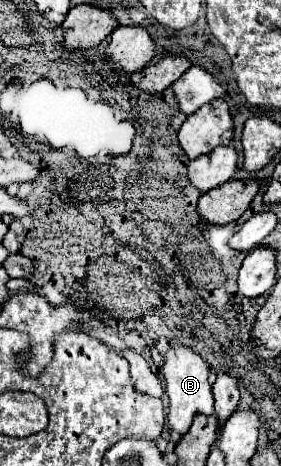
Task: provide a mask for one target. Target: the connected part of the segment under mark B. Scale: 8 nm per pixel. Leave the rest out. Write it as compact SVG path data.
M174 347L166 353L166 361L162 365L162 373L166 379L166 393L170 397L170 411L168 411L168 427L184 435L196 413L214 413L214 397L212 397L212 375L208 363L190 347Z

